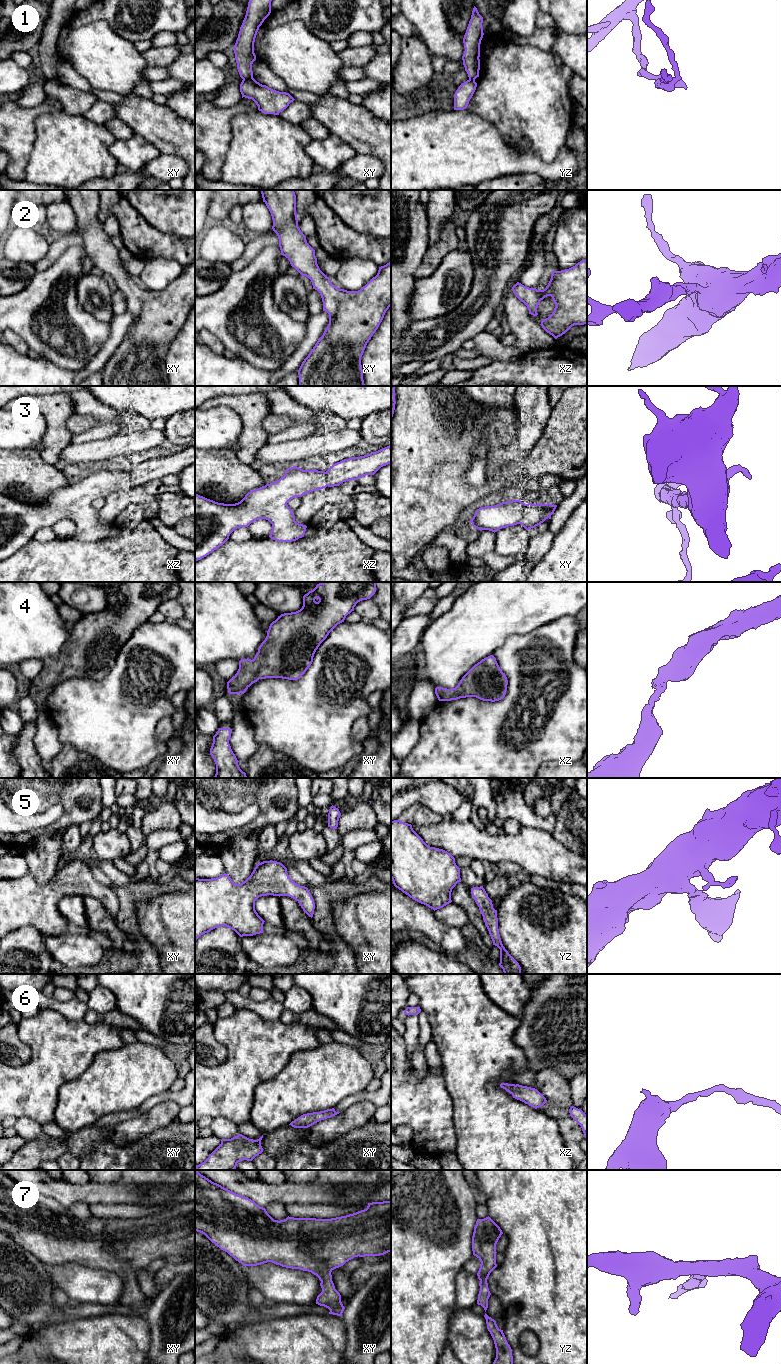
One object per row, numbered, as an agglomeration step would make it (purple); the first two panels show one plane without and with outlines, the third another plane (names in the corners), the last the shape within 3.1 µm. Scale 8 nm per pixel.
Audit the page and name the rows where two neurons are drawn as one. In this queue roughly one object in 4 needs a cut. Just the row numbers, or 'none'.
1

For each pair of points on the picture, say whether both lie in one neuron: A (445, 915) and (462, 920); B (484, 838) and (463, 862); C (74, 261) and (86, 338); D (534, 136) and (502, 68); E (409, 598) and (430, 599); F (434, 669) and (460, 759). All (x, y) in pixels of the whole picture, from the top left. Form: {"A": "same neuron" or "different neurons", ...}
{"A": "same neuron", "B": "different neurons", "C": "same neuron", "D": "same neuron", "E": "different neurons", "F": "different neurons"}

